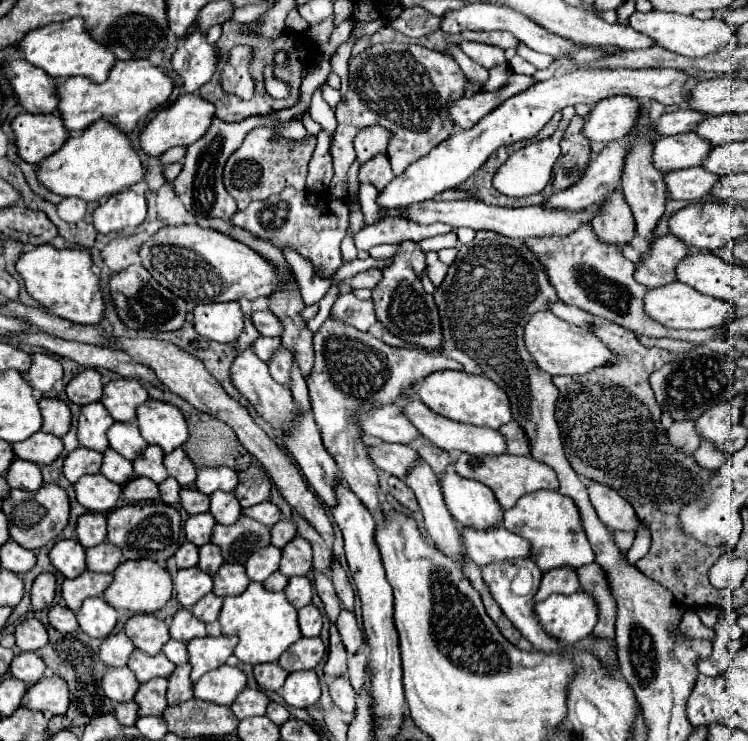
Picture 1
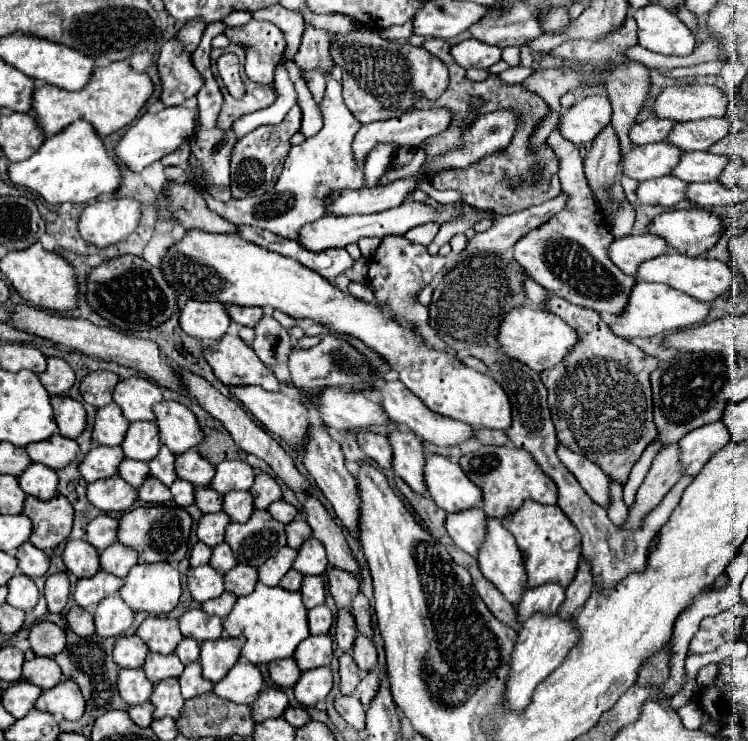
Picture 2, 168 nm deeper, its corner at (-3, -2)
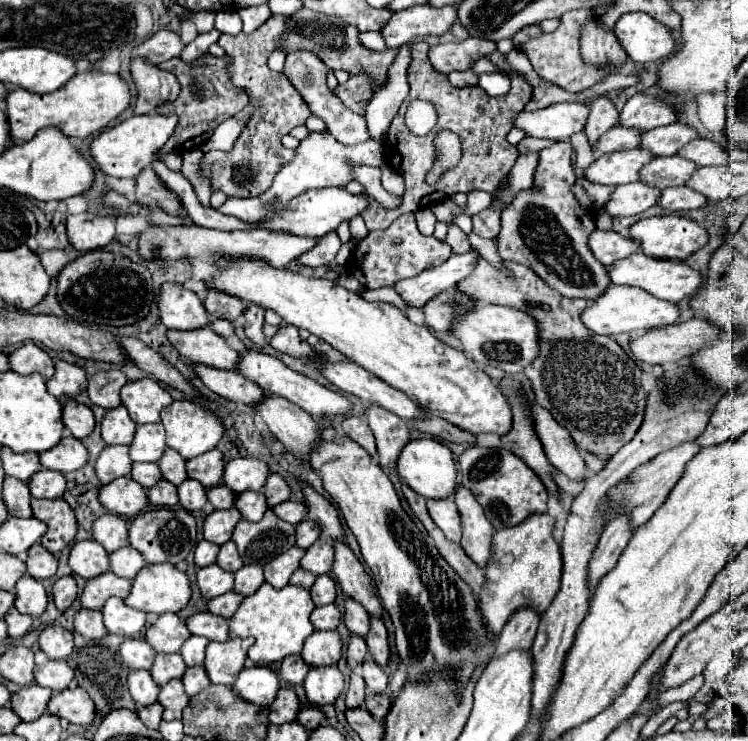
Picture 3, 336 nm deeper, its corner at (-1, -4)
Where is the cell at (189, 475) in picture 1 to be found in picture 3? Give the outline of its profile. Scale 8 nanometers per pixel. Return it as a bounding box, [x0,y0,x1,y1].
[187,450,223,488]

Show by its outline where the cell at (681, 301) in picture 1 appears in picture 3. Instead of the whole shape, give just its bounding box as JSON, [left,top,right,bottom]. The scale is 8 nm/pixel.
[581,286,679,336]

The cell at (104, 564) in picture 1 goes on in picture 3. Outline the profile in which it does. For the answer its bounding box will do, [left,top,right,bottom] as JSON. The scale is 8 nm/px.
[109,546,145,578]

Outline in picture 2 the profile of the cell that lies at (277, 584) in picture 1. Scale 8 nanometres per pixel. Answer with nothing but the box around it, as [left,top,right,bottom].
[281,570,303,590]

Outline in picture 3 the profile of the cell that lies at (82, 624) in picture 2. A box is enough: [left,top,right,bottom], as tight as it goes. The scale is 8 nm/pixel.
[75,608,107,640]

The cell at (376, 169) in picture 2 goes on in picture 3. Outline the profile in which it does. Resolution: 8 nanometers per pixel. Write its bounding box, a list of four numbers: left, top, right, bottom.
[365,46,411,142]

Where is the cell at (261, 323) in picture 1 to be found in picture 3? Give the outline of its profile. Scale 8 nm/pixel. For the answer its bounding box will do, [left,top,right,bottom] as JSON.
[205,292,245,320]

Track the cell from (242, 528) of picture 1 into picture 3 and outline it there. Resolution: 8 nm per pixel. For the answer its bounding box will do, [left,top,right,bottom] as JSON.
[231,510,295,566]

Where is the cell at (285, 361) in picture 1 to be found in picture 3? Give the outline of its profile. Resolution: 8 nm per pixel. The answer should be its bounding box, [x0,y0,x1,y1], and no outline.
[243,304,269,348]

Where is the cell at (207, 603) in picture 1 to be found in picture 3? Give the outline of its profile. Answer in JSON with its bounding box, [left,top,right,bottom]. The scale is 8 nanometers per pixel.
[209,592,243,618]

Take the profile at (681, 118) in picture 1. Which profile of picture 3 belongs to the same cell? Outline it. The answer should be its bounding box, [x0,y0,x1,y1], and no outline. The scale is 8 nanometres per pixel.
[593,126,641,154]

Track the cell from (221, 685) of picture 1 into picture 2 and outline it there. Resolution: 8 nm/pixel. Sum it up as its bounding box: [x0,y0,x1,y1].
[213,664,265,704]

